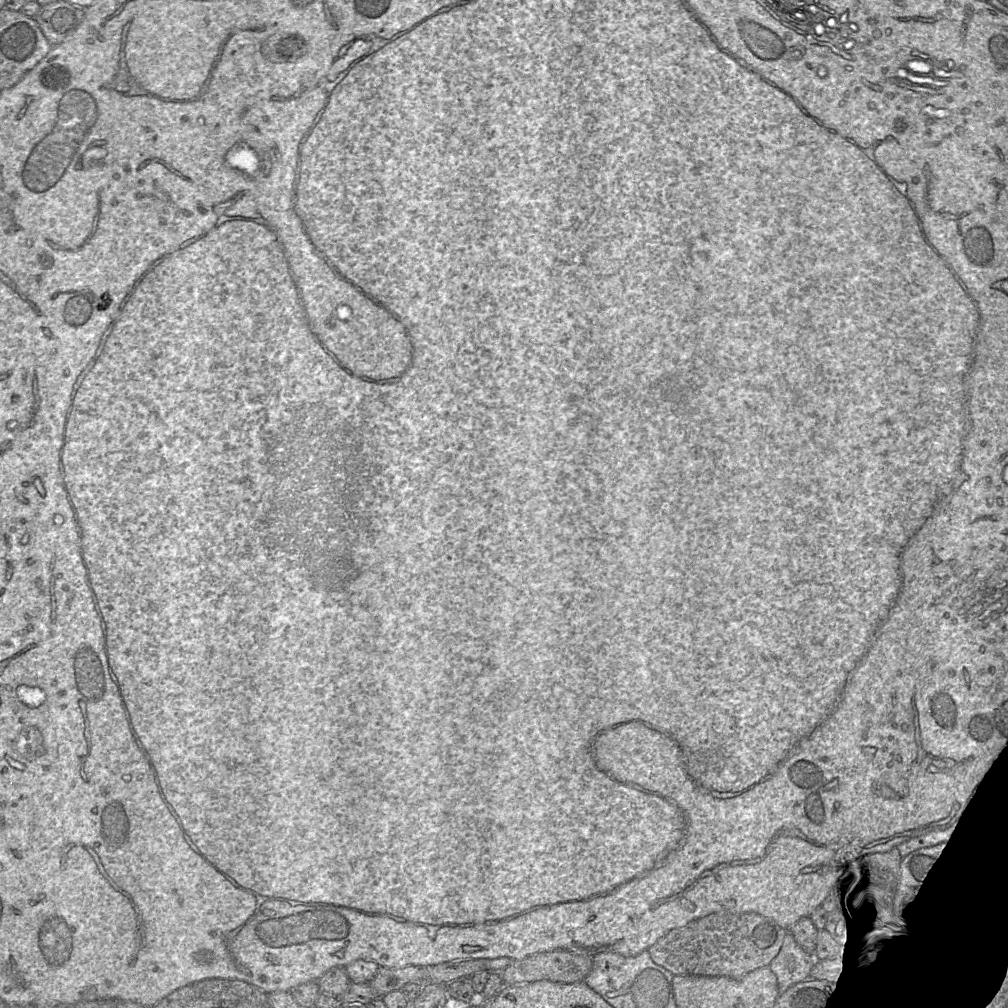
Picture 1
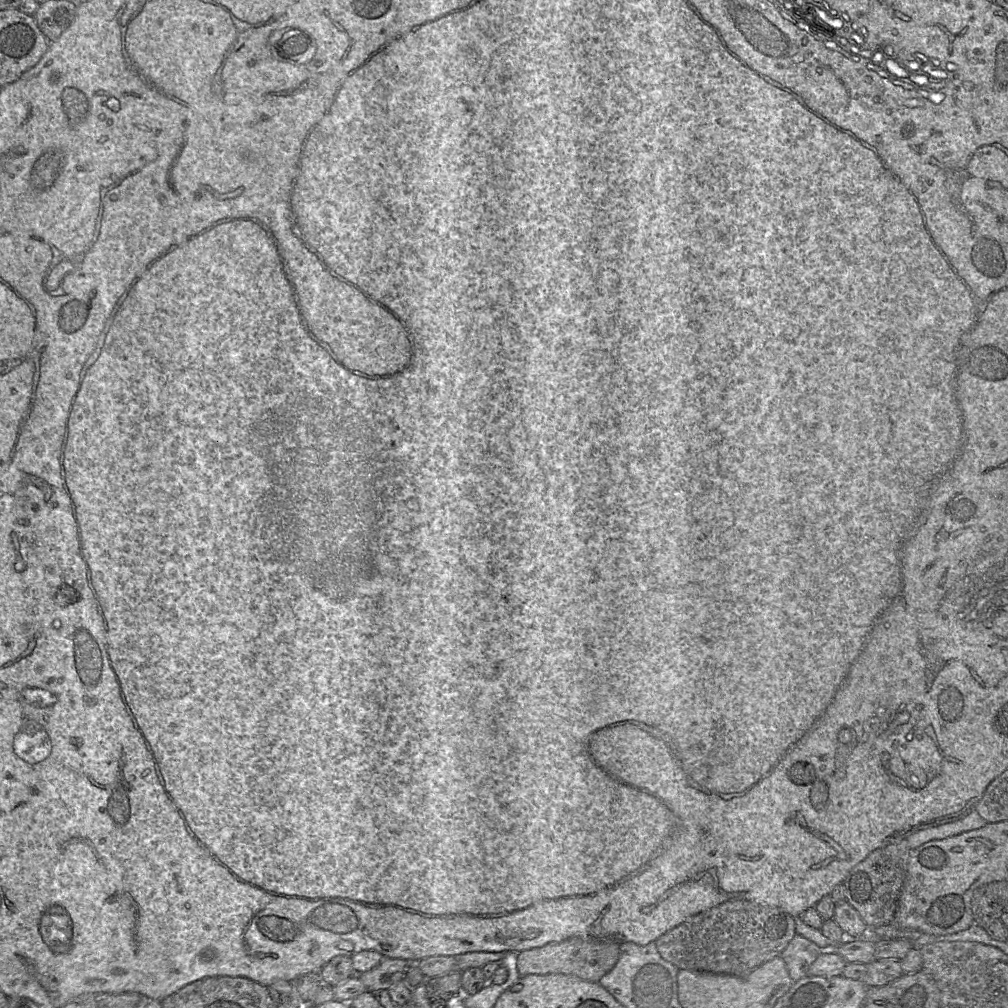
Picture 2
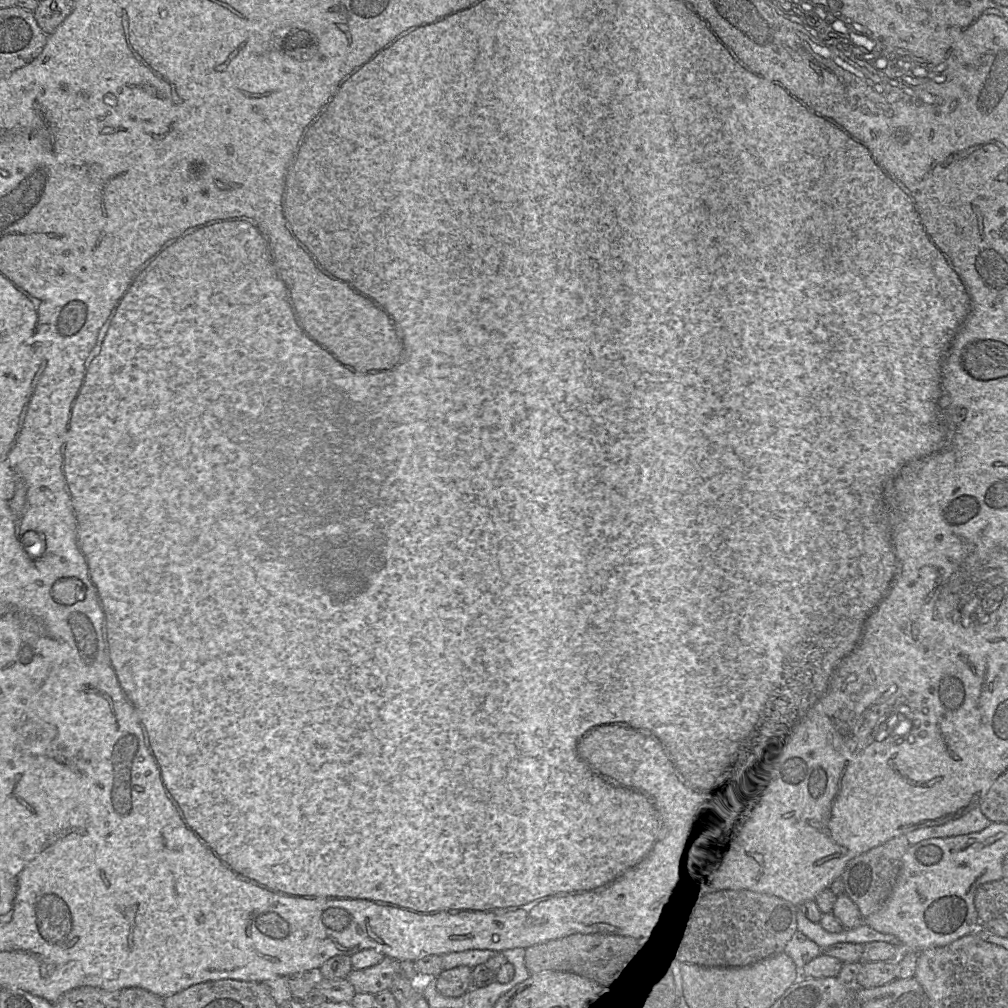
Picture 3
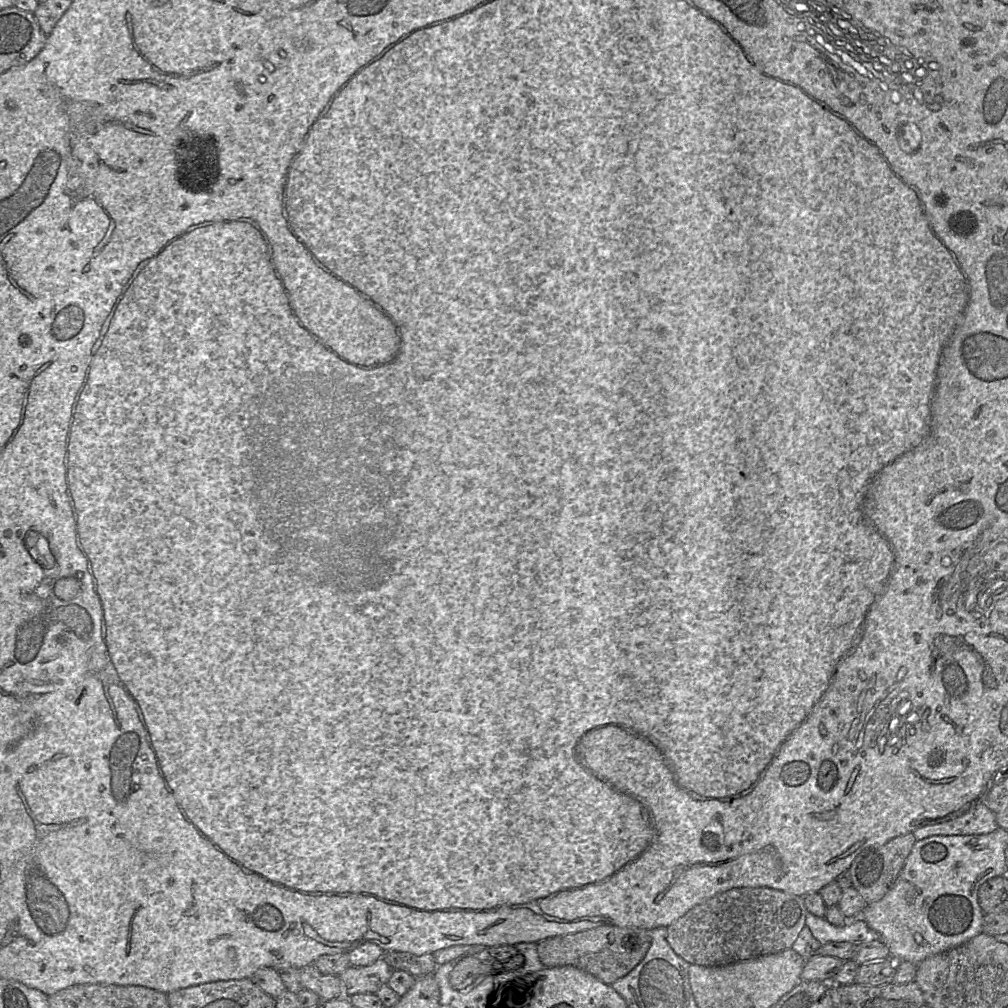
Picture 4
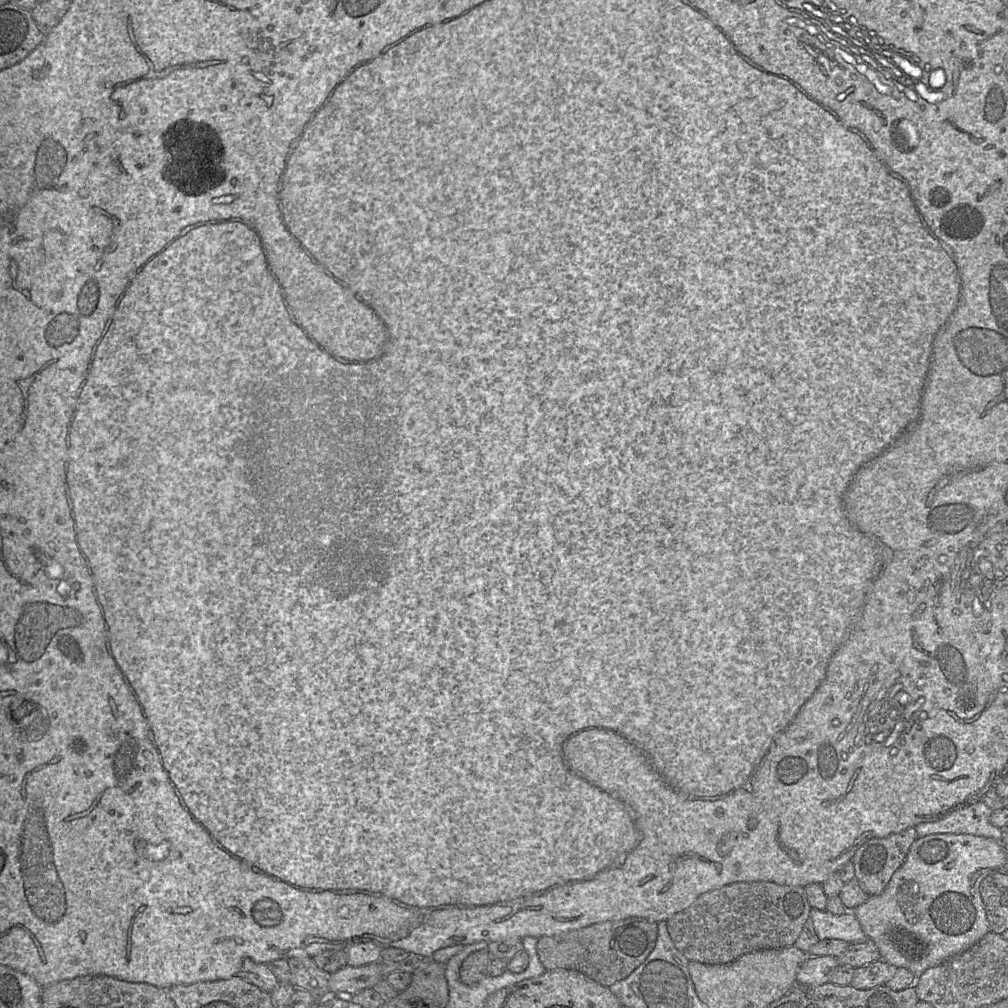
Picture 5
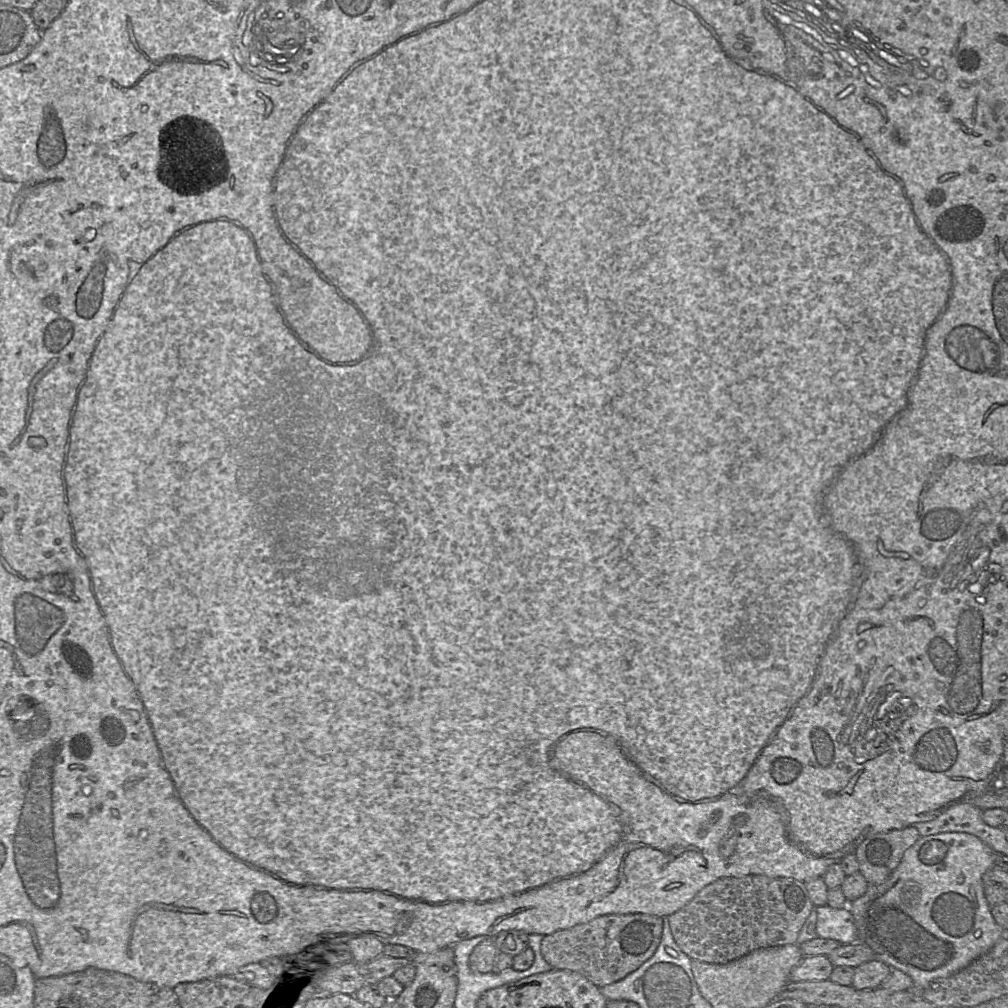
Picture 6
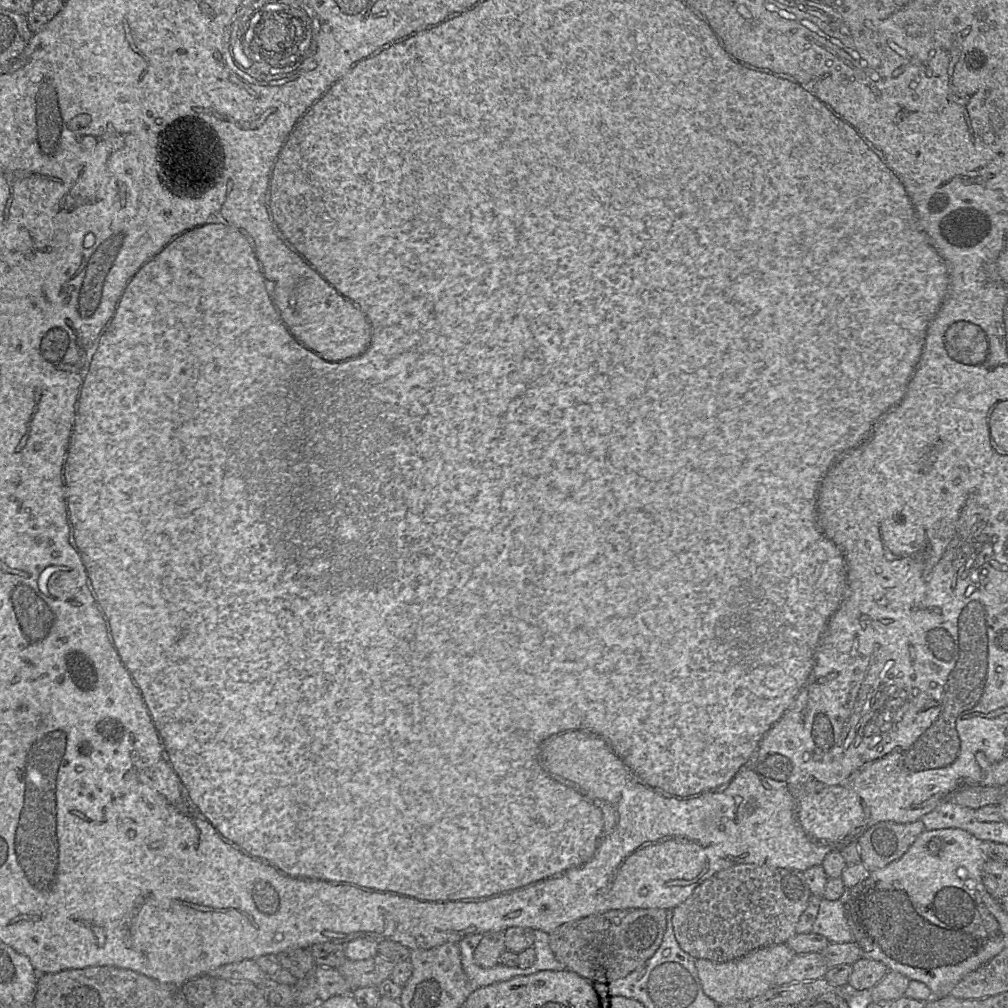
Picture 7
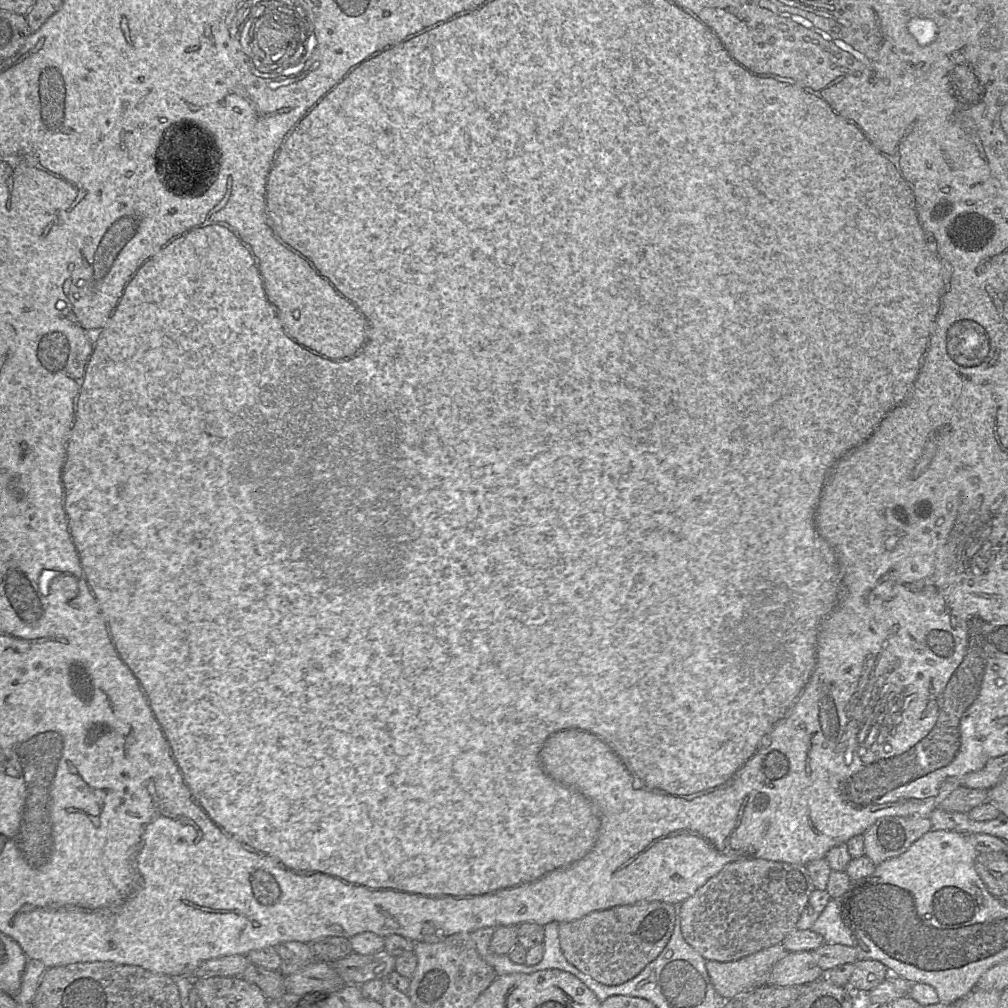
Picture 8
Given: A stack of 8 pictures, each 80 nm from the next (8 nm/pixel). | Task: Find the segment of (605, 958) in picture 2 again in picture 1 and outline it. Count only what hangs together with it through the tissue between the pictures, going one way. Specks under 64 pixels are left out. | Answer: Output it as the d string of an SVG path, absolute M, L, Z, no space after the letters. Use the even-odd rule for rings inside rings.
M560 949L513 961L500 975L505 986L540 980L575 983L583 981L591 968L592 956Z

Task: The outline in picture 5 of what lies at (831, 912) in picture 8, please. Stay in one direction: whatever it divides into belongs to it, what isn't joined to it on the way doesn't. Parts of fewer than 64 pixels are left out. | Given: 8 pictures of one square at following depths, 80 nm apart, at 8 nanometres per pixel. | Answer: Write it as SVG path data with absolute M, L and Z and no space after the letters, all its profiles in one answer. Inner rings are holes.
M812 908L809 917L819 940L839 939L849 944L869 940L853 911L835 916L826 910Z

